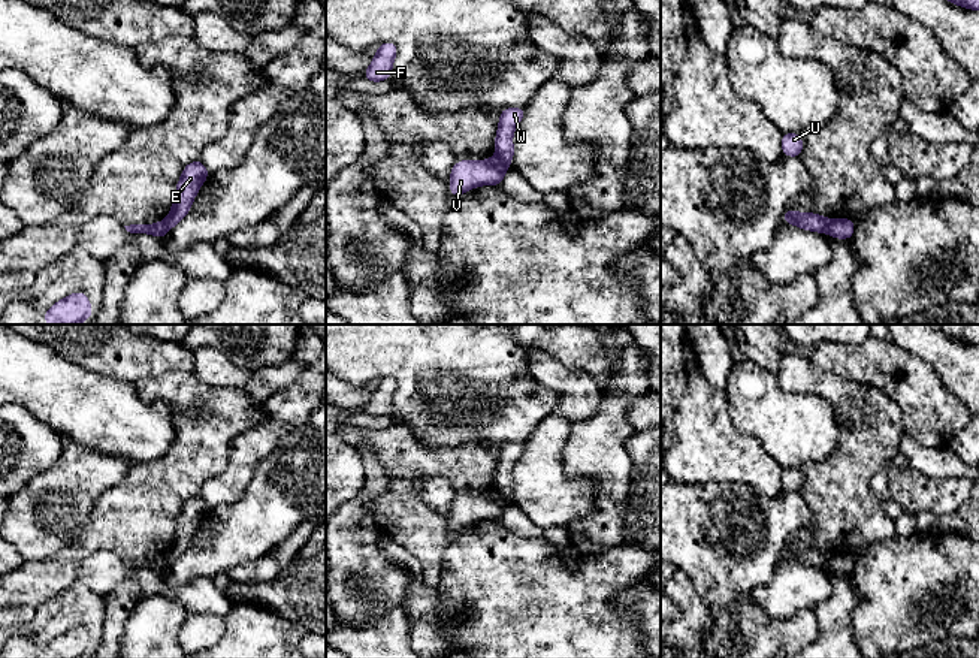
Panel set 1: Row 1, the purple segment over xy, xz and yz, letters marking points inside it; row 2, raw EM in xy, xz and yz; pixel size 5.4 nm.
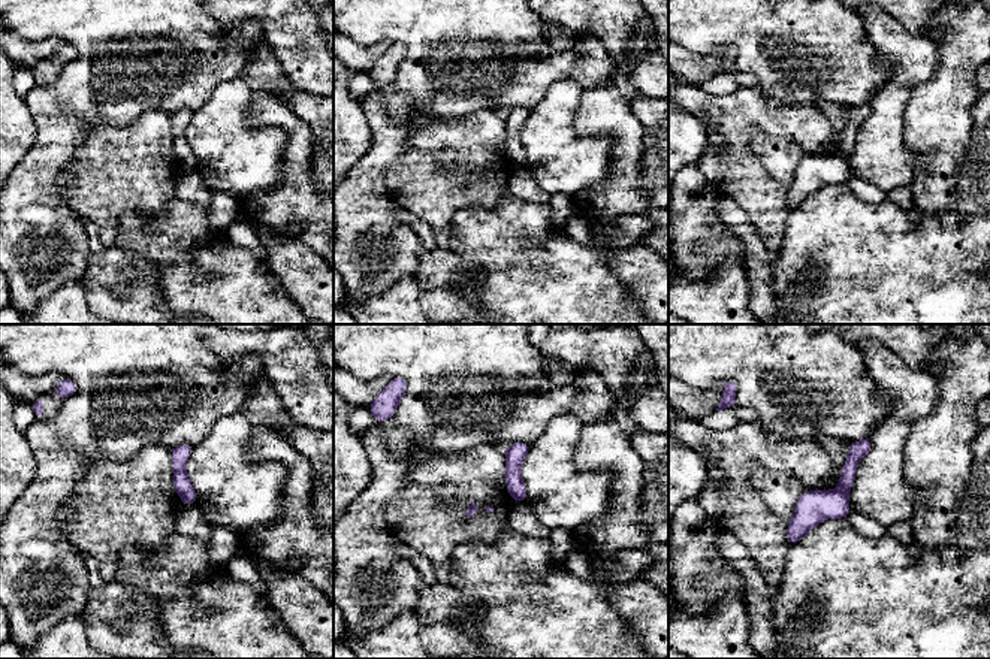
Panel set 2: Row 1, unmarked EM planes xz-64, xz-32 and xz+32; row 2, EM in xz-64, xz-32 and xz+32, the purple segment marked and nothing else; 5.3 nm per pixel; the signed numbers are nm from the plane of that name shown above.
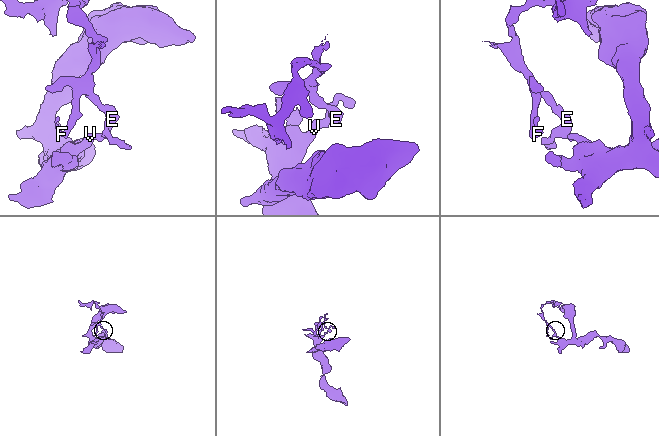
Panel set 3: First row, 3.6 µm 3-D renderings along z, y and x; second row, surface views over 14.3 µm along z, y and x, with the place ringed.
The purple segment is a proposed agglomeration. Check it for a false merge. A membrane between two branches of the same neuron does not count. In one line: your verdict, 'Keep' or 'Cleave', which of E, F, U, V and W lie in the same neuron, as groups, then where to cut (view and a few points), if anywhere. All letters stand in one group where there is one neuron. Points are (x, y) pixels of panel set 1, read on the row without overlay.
Cleave. Groups: E F U W / V. Split along yz (831, 555), (827, 569)

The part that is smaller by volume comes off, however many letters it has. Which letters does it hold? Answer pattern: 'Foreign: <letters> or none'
Foreign: E, F, U, W

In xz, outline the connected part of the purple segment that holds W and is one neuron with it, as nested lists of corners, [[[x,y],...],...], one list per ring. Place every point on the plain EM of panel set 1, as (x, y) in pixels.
[[[505,443],[501,446],[501,453],[498,458],[498,467],[495,473],[495,486],[507,502],[513,496],[514,491],[513,482],[514,464],[523,455],[525,446],[526,446],[525,443]]]

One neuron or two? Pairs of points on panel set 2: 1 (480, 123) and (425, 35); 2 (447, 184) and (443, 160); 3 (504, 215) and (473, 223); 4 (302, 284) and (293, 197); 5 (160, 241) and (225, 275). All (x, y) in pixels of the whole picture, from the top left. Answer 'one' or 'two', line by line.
1: two
2: two
3: one
4: two
5: one

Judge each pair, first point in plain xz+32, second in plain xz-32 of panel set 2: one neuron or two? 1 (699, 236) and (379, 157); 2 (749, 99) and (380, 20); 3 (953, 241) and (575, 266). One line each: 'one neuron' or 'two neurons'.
1: one neuron
2: two neurons
3: one neuron

